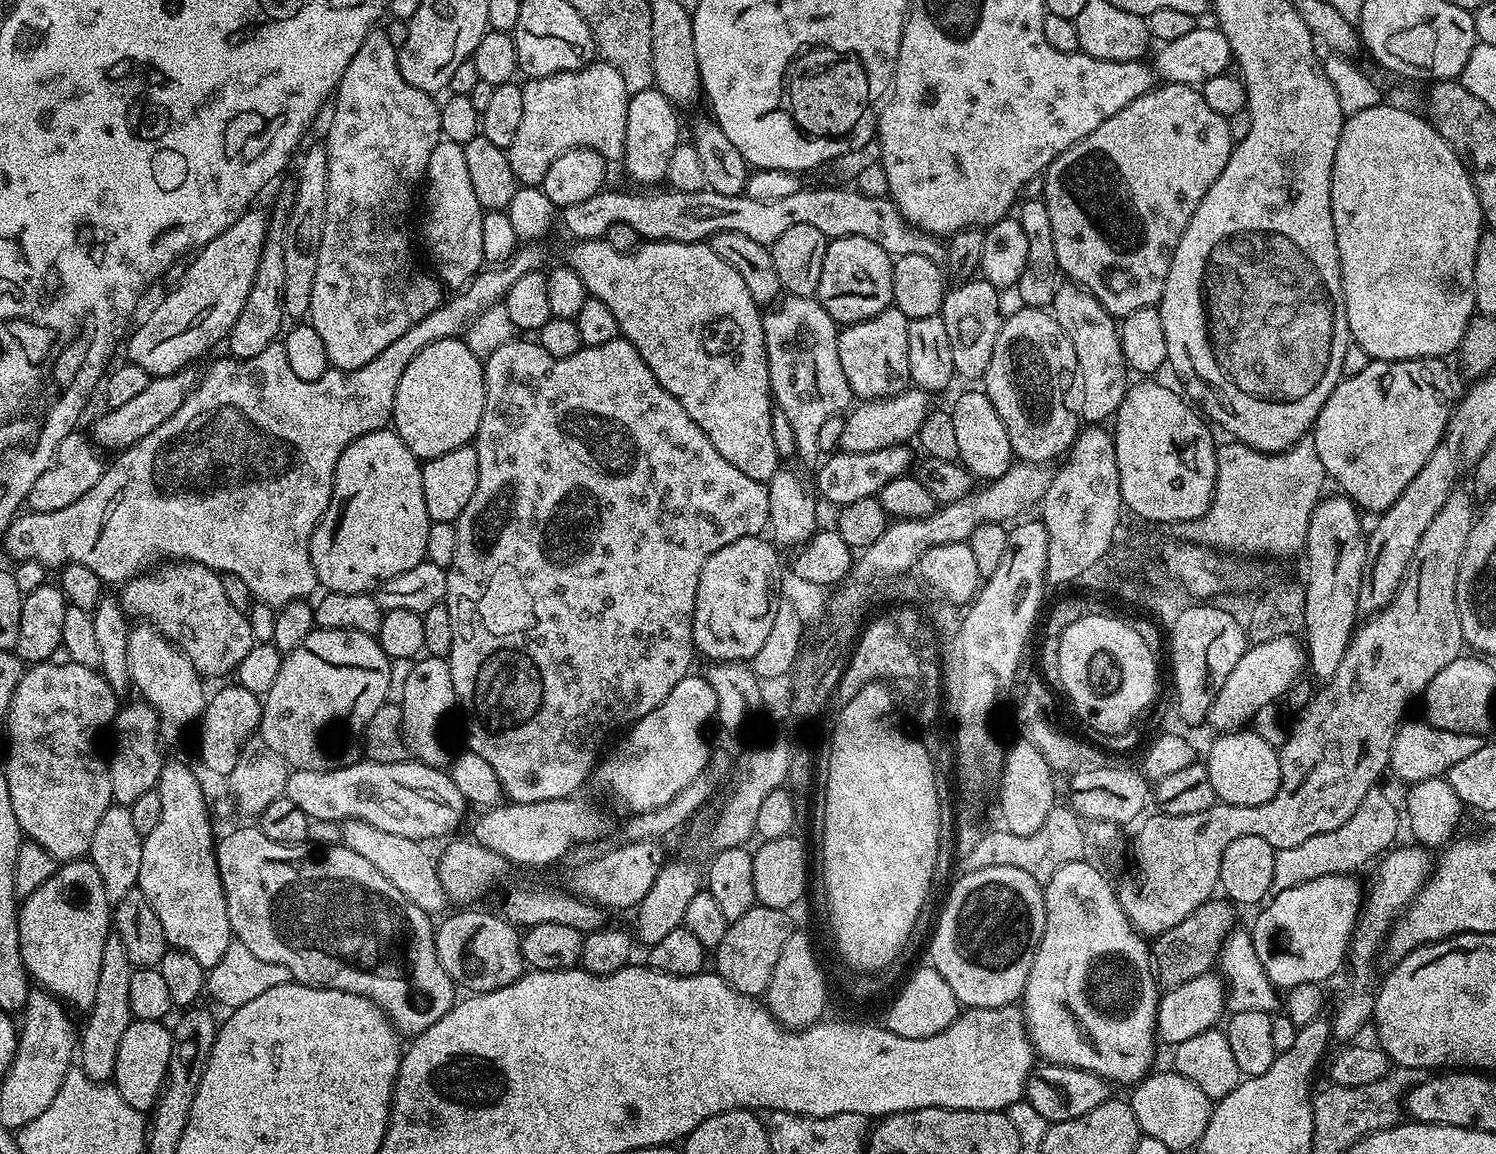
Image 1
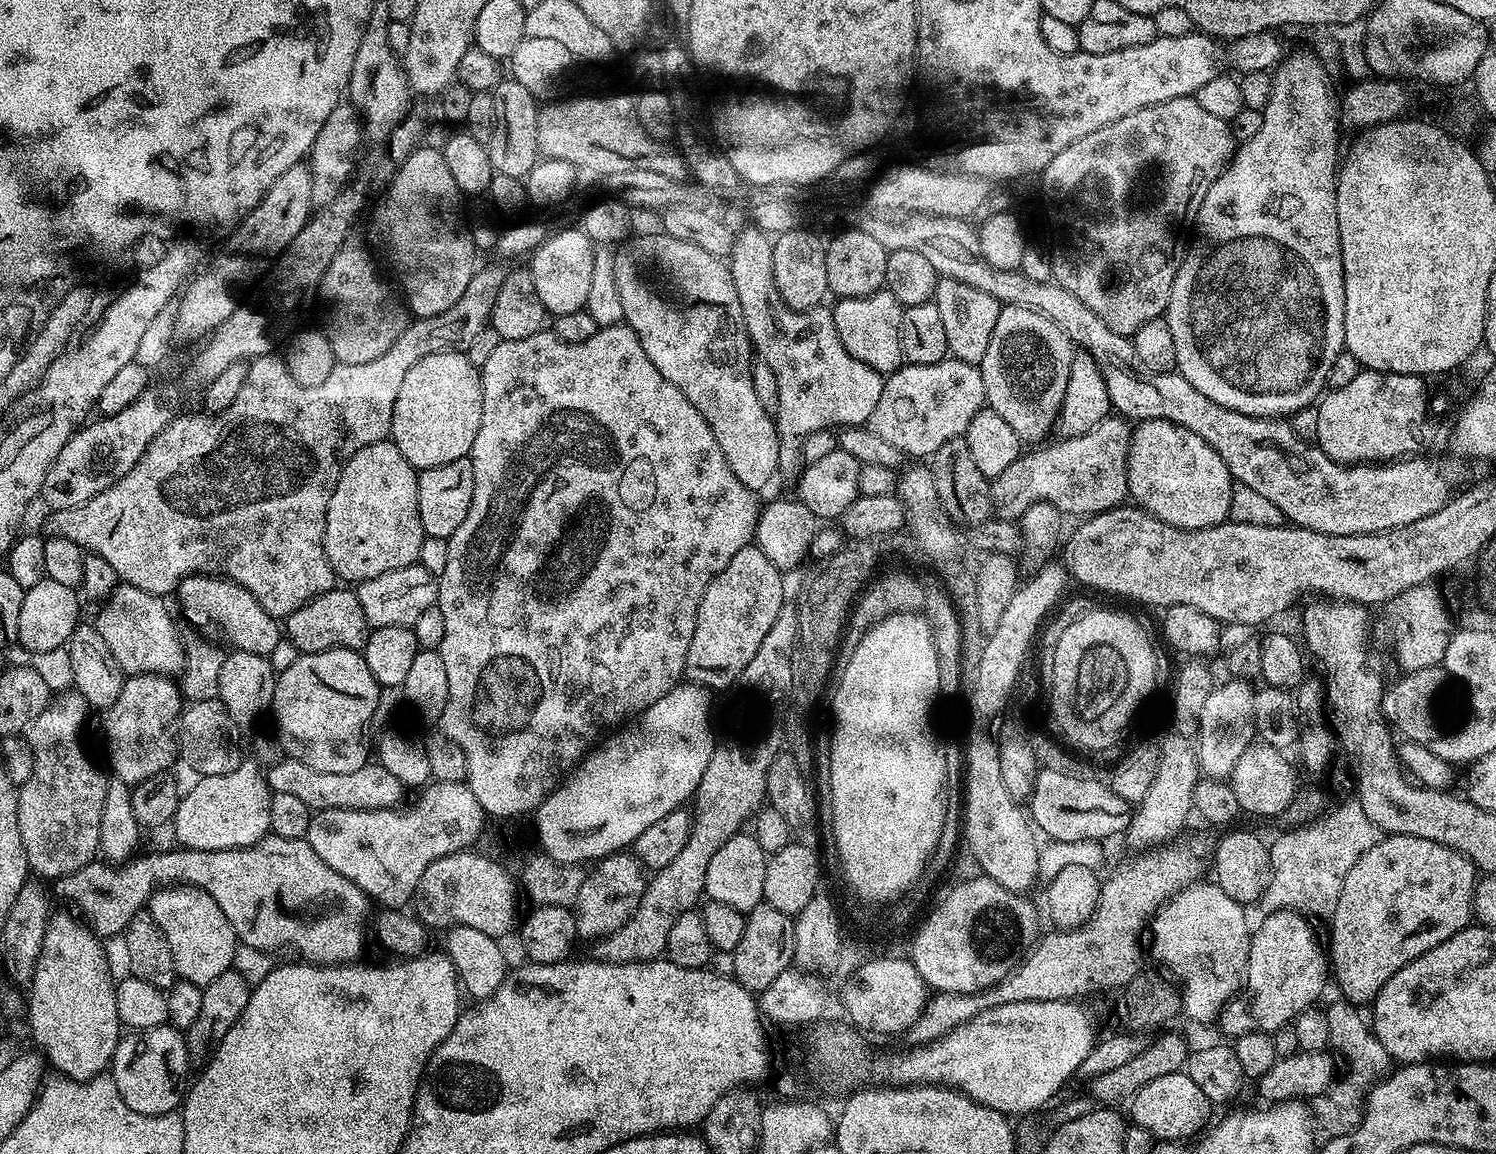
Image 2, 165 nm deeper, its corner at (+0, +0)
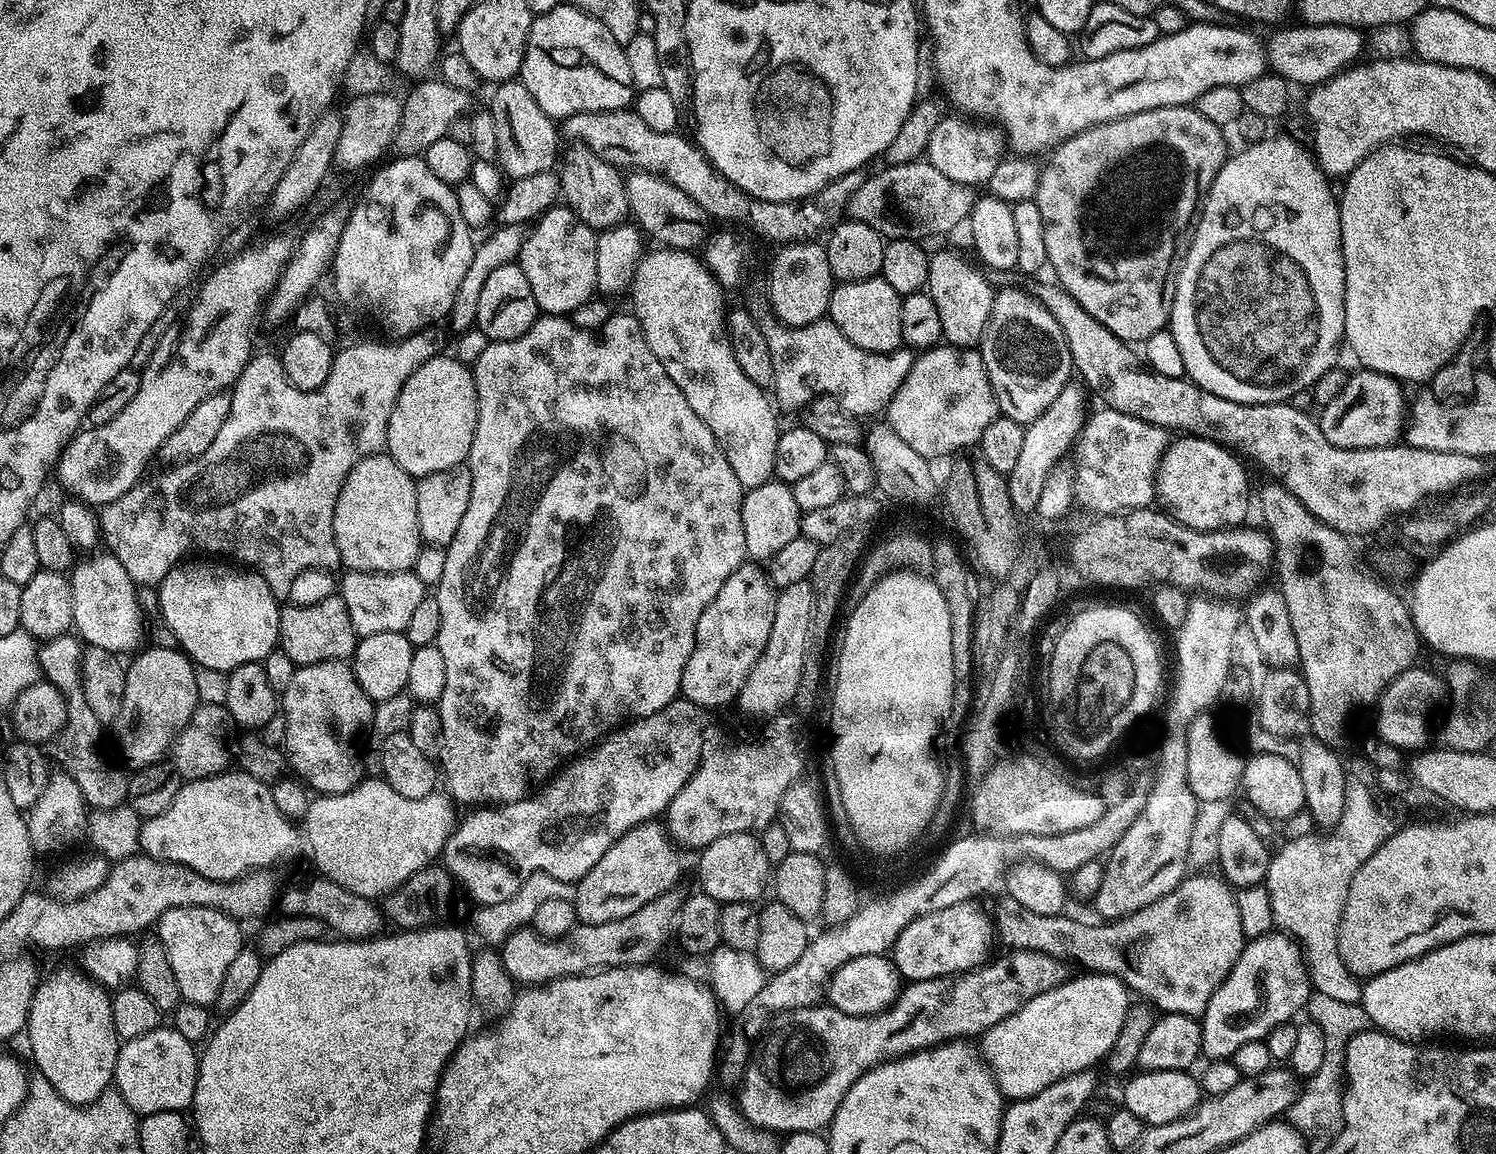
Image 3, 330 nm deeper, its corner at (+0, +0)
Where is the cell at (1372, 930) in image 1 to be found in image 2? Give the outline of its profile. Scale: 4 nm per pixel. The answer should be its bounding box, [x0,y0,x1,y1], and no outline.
[1326,834,1477,1006]

